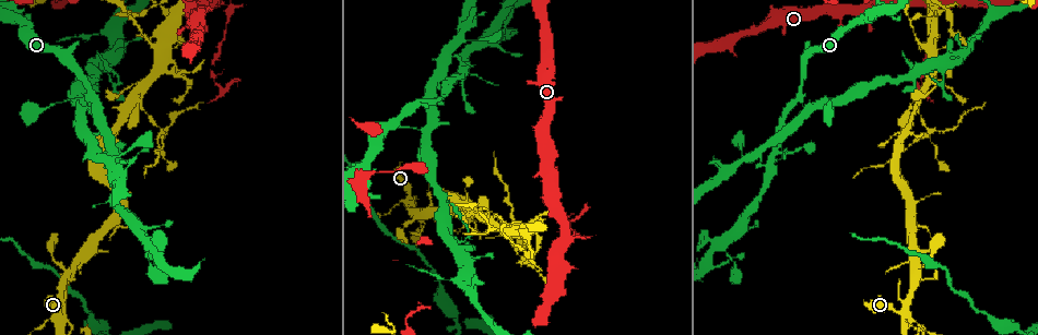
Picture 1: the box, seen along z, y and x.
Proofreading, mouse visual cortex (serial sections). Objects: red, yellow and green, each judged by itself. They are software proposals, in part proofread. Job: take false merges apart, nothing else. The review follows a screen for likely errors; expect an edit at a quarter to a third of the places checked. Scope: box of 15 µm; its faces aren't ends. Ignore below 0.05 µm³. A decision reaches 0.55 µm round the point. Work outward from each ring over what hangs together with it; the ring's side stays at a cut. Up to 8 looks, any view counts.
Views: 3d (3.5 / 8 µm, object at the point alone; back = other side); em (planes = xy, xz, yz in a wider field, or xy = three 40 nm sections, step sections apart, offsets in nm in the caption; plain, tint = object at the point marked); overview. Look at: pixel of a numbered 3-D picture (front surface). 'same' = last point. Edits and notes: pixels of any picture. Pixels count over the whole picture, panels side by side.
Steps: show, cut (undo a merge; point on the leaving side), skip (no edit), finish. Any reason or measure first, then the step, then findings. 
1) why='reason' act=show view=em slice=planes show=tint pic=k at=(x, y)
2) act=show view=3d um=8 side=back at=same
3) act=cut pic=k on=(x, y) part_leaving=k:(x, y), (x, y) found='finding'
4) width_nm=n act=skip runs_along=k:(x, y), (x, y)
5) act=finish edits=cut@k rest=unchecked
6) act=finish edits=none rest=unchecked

act=show view=3d um=3.5 pic=1 at=(902, 313)

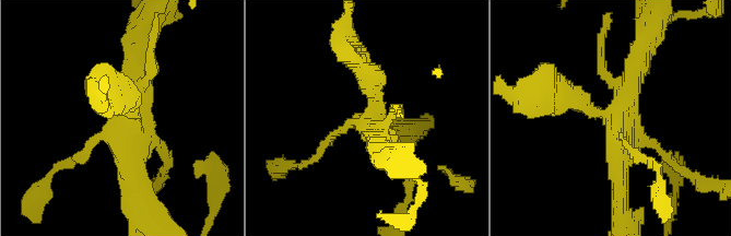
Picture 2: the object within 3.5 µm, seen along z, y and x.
act=show view=em slice=xy step=1 show=tint pic=2 at=(611, 116)

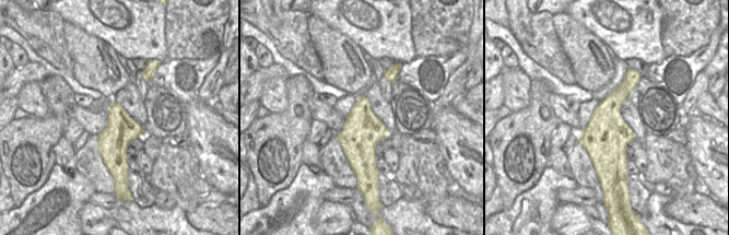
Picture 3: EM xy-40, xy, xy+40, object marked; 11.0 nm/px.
act=skip runs_along=2:(556, 98), (612, 118), (639, 55) found='continuous, no second cell'

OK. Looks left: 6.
why='four-way junction' act=show view=3d um=3.5 pic=1 at=(468, 210)

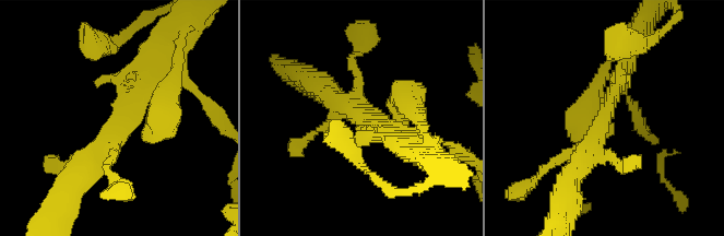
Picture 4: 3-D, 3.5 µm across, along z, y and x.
act=show view=em slice=xy step=2 show=tint pic=4 at=(603, 120)

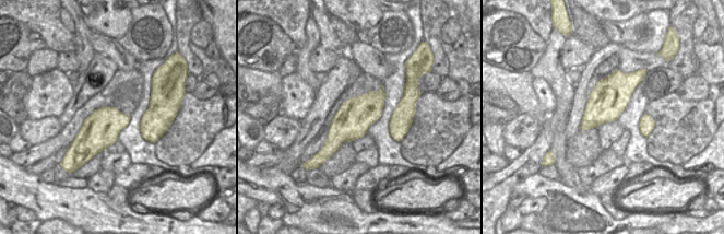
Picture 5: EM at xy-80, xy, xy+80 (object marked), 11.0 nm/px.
act=skip runs_along=4:(82, 174), (158, 62) found='all the same cell'

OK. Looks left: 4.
why='calibre changes' act=show view=3d um=3.5 pic=1 at=(523, 251)

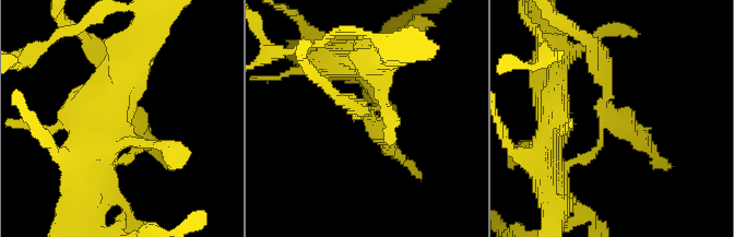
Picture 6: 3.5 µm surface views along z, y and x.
act=show view=em slice=xy step=1 show=tint pic=6 at=(606, 126)

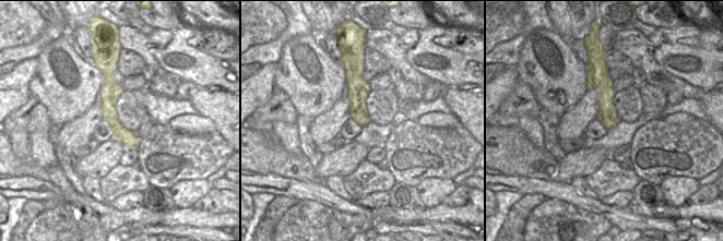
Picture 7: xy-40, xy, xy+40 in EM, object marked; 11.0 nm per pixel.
width_nm=190 act=skip runs_along=7:(108, 76), (109, 113), (135, 146) found='all the same cell'

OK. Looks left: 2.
why='calibre changes' act=show view=3d um=3.5 pic=1 at=(497, 216)

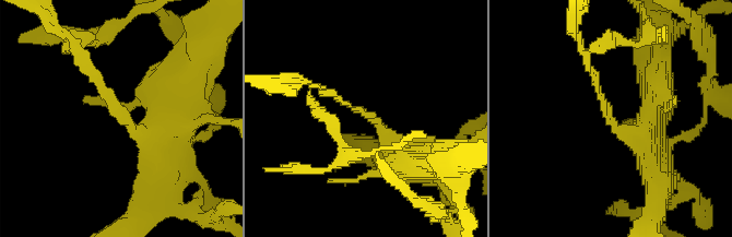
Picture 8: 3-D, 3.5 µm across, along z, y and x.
why='now the EM' act=show view=em slice=xy step=3 show=tint pic=8 at=(612, 121)

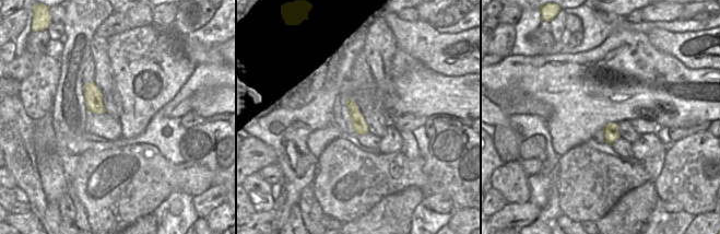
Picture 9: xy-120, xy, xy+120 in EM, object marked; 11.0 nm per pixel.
arm_widths_nm=100,350 act=skip found='continuous, no second cell'

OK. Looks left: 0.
act=finish edits=none rest=unchecked

